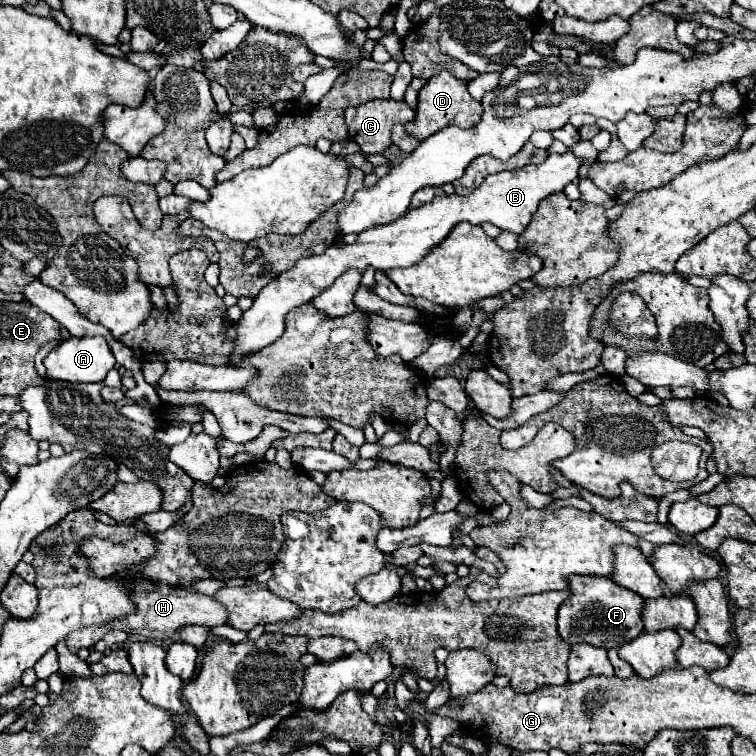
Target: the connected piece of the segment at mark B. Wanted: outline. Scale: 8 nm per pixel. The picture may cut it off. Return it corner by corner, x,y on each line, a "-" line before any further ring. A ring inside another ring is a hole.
571,151
563,155
549,155
541,165
527,165
517,171
501,171
485,179
483,185
479,185
471,195
437,195
431,203
409,209
403,217
399,217
393,223
377,225
359,235
359,239
353,245
331,245
321,255
303,257
297,261
297,265
279,277
275,277
257,297
249,311
243,313
243,317
233,325
237,335
233,339
233,351
227,357
227,365
241,363
247,355
257,353
259,349
275,343
283,331
285,331
285,315
303,305
303,301
315,299
321,291
333,285
333,281
349,267
359,269
361,273
367,269
367,265
387,271
393,267
413,267
417,265
433,247
437,247
455,225
467,221
471,225
481,223
493,223
505,231
513,231
521,235
525,227
529,225
537,205
541,199
545,199
551,193
563,191
567,183
577,179
581,159
577,159

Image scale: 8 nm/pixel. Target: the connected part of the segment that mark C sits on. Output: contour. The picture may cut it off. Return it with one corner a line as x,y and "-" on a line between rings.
375,99
375,101
369,101
369,103
363,103
363,105
357,105
357,107
349,107
345,111
345,123
349,127
349,139
353,139
359,147
361,147
361,153
365,155
371,155
371,153
383,153
389,145
391,145
391,129
397,125
397,123
409,123
415,119
415,111
405,103
397,103
393,99

